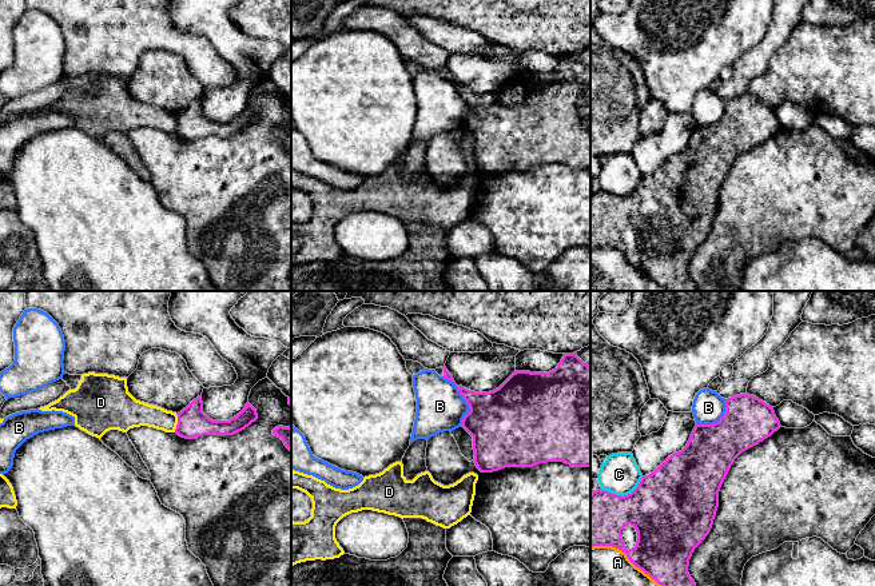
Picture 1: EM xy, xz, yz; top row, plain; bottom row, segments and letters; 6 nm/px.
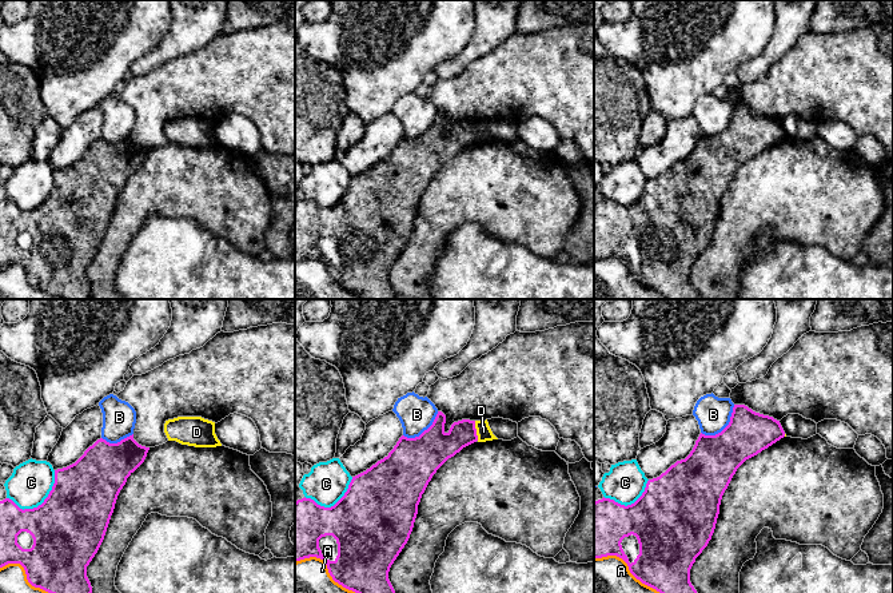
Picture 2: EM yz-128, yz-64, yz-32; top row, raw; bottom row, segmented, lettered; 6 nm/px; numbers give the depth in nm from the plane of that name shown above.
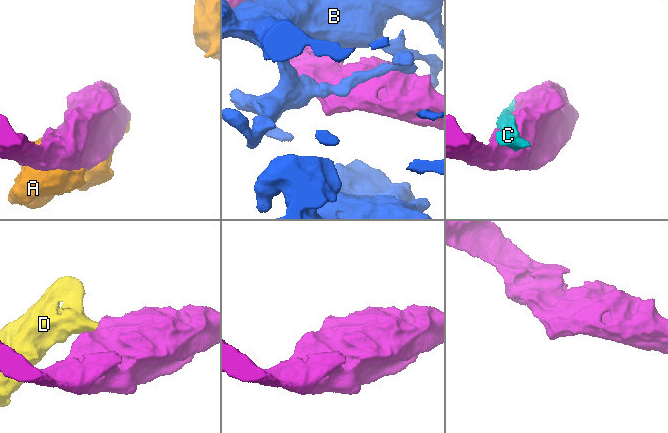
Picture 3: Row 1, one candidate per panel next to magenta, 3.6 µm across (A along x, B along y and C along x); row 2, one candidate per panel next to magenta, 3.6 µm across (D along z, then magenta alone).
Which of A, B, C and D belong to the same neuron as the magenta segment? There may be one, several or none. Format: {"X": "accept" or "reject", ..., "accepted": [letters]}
{"A": "reject", "B": "reject", "C": "reject", "D": "reject", "accepted": []}

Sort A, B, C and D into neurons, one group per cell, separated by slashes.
A / B / C / D

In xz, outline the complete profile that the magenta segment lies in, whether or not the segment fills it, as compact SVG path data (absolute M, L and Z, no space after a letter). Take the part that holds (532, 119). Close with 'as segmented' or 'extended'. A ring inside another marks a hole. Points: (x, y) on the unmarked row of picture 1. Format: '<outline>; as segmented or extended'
M577 53L564 55L558 67L549 73L516 72L498 89L489 93L474 93L457 85L456 88L470 109L470 112L464 117L461 128L473 137L473 162L481 174L493 174L513 167L533 168L548 163L564 163L573 168L590 168L590 67L584 64L577 57Z; as segmented

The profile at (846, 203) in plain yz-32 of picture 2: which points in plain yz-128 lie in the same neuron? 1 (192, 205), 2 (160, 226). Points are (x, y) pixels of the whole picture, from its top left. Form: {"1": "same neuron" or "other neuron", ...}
{"1": "same neuron", "2": "other neuron"}

